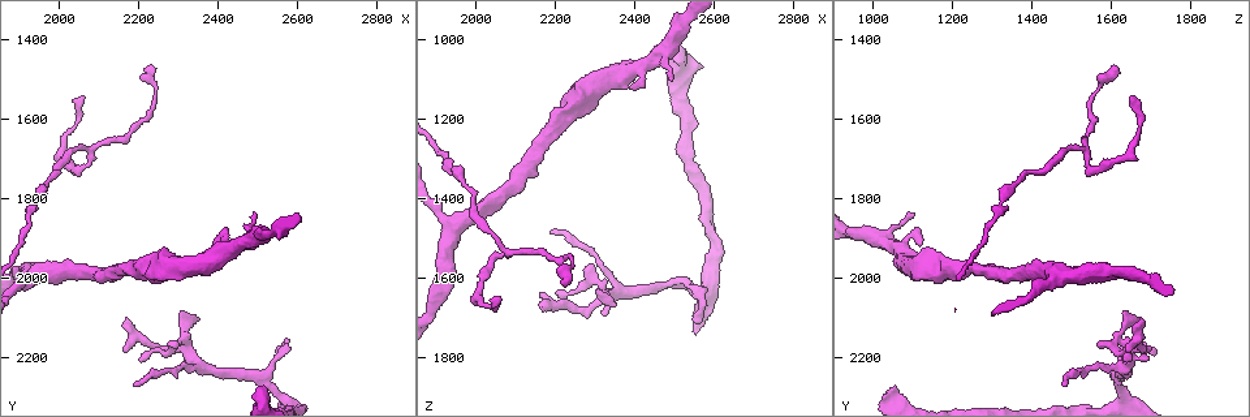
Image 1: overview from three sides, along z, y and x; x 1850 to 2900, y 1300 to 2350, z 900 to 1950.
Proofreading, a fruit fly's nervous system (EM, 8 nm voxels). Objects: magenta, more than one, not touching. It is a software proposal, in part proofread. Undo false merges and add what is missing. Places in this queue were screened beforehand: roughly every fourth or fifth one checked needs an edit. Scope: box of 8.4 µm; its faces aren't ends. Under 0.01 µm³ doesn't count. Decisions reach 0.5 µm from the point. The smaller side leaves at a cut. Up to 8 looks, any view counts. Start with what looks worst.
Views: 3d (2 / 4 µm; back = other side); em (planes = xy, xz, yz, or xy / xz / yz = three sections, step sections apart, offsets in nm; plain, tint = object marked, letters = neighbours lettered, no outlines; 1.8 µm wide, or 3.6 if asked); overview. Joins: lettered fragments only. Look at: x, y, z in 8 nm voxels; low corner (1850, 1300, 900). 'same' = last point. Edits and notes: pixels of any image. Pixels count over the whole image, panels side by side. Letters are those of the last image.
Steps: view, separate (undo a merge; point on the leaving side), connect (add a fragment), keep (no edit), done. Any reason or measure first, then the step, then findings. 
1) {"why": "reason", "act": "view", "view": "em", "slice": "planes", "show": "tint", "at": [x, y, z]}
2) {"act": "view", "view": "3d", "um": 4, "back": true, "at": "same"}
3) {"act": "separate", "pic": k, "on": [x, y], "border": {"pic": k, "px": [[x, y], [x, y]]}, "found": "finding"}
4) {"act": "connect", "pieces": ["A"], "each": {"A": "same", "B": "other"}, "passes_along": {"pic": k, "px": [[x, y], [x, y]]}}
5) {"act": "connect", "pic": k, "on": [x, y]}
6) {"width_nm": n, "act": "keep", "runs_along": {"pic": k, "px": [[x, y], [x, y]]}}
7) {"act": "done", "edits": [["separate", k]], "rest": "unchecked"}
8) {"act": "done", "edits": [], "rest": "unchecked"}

{"act": "view", "view": "em", "um": 3.6, "slice": "planes", "show": "letters", "at": [2195, 2145, 1665]}

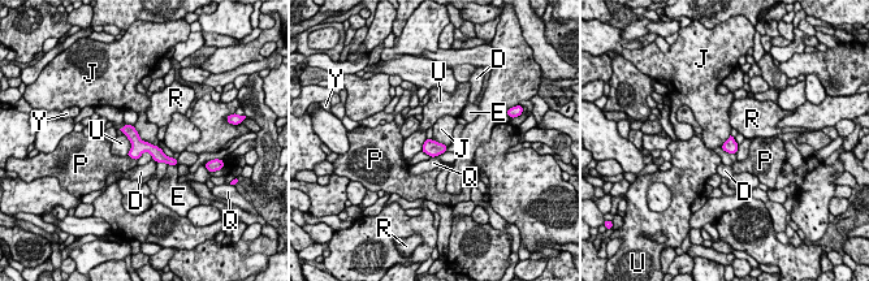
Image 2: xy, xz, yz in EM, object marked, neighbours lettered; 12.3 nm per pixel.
{"longest_contact_nm": ["J", 420], "act": "connect", "pieces": ["Y"], "each": {"D": "other", "E": "other", "J": "other", "P": "other", "Q": "other", "R": "other", "U": "other", "Y": "same"}, "passes_along": {"pic": 2, "px": [[129, 130], [122, 126], [115, 115]]}, "found": "it goes on there"}

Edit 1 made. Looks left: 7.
{"act": "view", "view": "overview"}

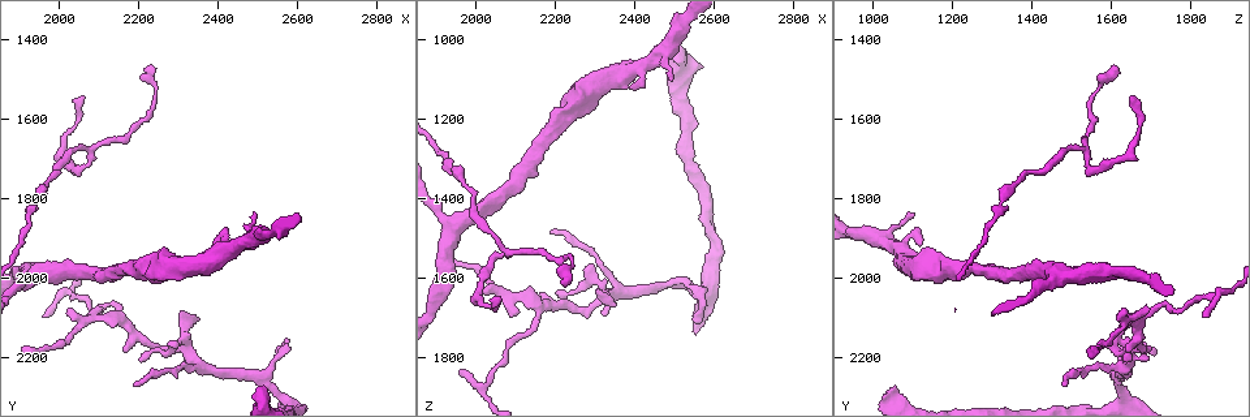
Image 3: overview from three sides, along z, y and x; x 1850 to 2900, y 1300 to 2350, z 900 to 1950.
{"why": "abrupt turn", "act": "view", "view": "3d", "um": 2, "at": [2515, 2270, 1625]}

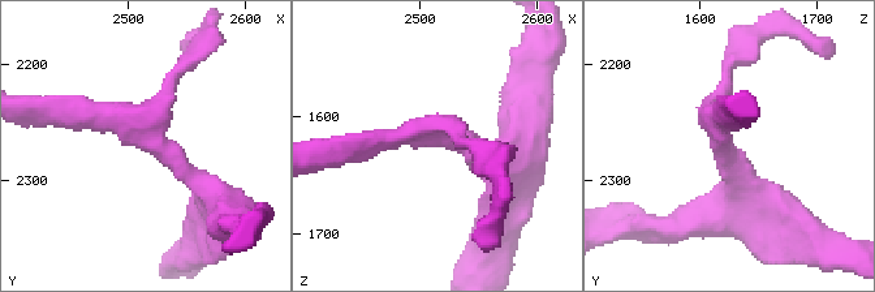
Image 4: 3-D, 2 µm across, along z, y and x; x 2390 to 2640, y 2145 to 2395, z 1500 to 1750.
{"arms": 3, "why": "need the tissue", "act": "view", "view": "em", "slice": "planes", "show": "letters", "at": [2520, 2264, 1616]}

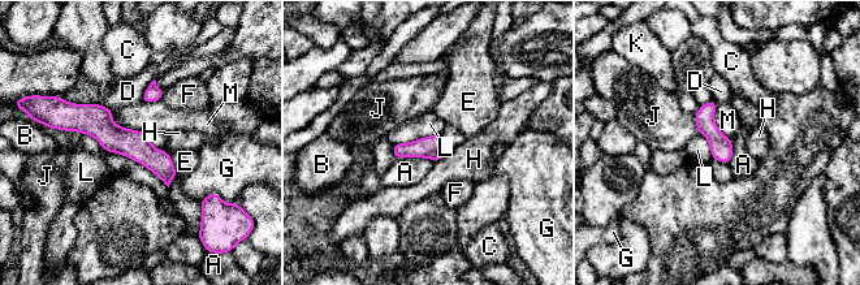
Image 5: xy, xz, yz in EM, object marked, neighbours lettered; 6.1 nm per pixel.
{"width_nm": 140, "act": "keep", "each": {"A": "other", "B": "other", "C": "other", "D": "other", "E": "other", "F": "other", "G": "other", "H": "other", "J": "other", "K": "other", "L": "other", "M": "other"}, "border": {"pic": 5, "px": [[440, 133], [393, 145]]}, "found": "all the same neuron"}

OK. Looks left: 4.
{"act": "done", "edits": [["connect", 2]], "rest": "unchecked"}

